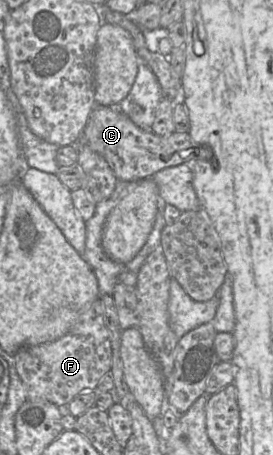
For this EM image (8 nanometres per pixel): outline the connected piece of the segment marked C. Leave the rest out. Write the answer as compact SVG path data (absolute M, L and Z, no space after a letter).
M96 105L83 131L82 141L107 161L119 181L150 178L165 168L193 160L196 151L189 133L174 132L169 136L158 136L151 130L138 127L117 106Z

